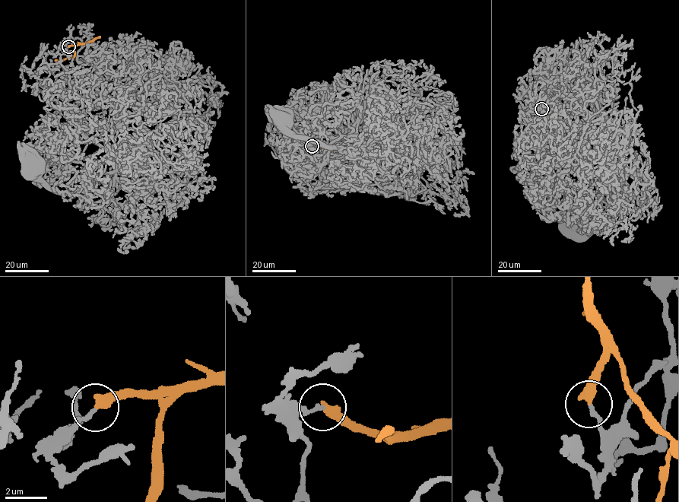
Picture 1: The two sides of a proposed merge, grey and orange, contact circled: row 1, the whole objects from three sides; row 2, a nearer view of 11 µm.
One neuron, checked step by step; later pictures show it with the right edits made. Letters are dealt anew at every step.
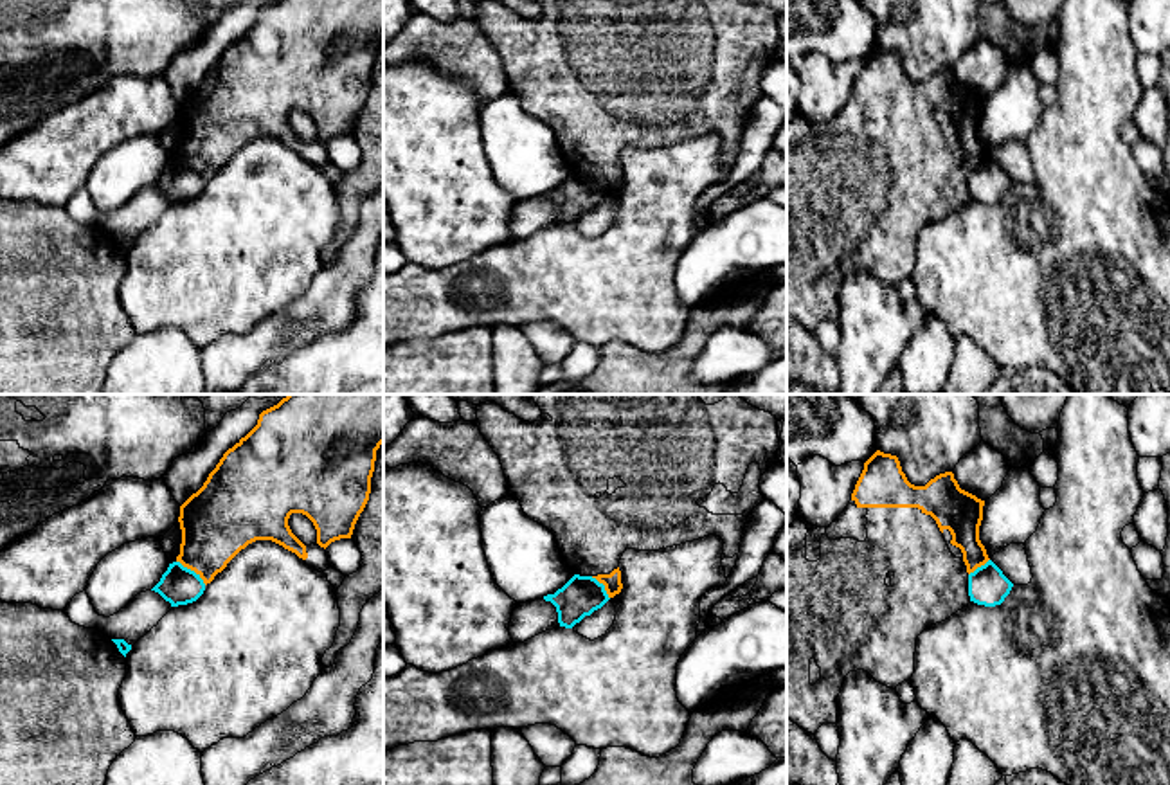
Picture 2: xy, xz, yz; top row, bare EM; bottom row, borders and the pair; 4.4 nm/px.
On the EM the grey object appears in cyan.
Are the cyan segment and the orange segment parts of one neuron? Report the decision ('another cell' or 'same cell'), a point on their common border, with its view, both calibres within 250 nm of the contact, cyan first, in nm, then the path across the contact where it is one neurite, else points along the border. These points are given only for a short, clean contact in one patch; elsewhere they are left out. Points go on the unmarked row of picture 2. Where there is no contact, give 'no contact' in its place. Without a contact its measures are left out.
another cell | xy (189, 166) | 170/320 nm | along xy (177, 157), (206, 180)

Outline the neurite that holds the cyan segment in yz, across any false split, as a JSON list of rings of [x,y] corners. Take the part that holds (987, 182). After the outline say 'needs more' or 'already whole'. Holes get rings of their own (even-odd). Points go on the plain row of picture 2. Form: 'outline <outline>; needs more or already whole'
outline [[[988,157],[968,171],[968,193],[970,198],[985,203],[995,203],[1004,198],[1013,180],[1003,171],[1003,167]]]; already whole

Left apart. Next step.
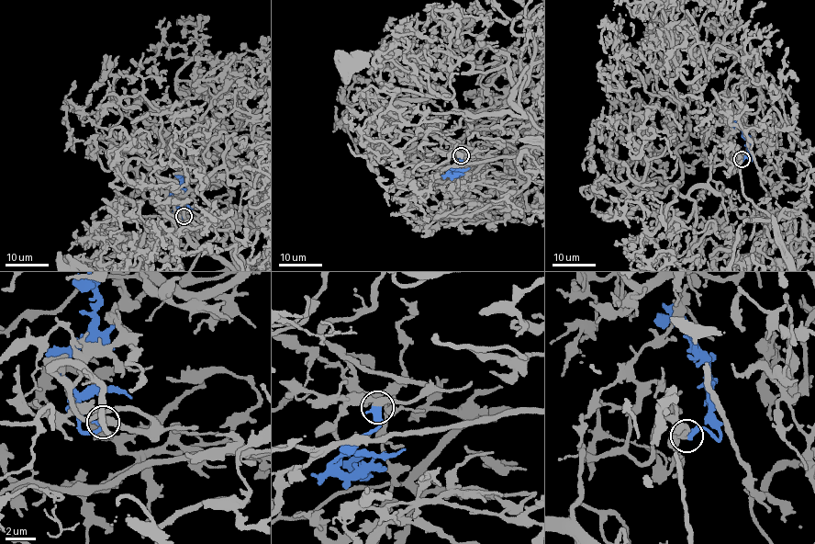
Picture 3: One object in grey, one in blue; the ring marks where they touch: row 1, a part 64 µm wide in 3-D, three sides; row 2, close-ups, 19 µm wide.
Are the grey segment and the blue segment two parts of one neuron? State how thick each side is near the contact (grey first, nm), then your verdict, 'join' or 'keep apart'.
360/440 nm | join

